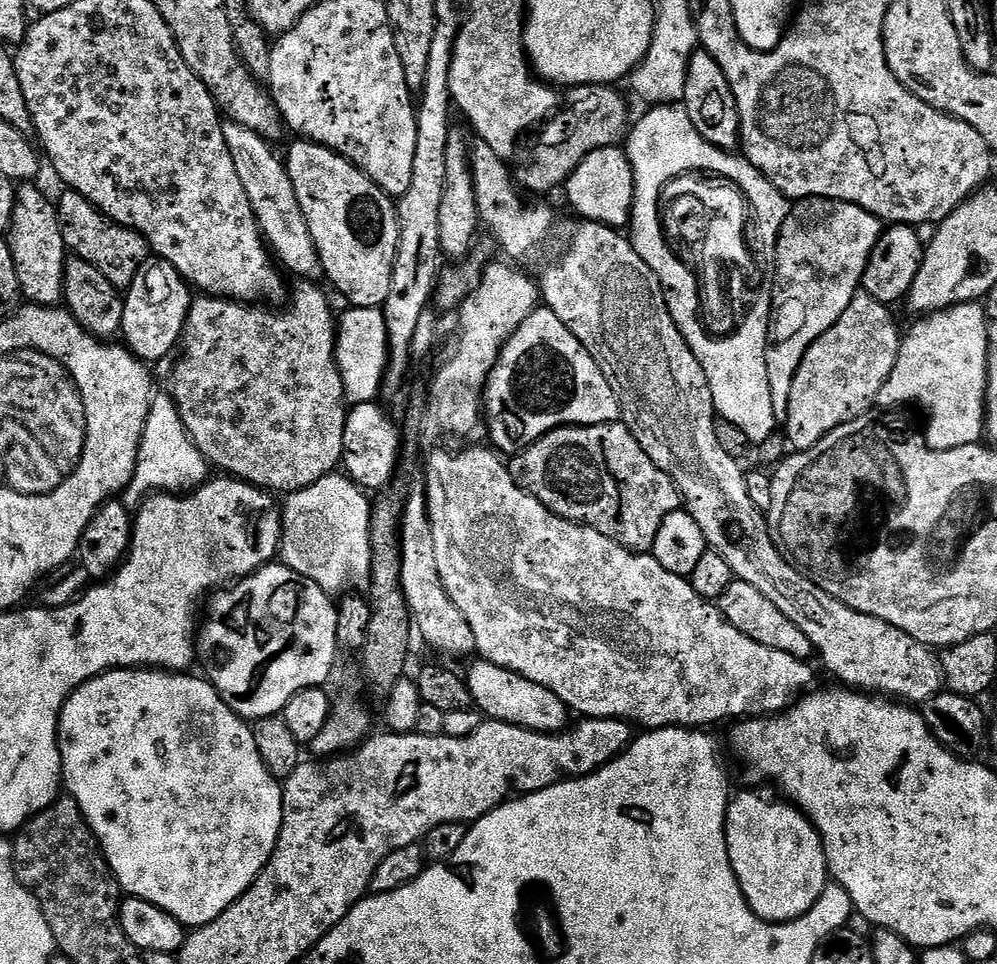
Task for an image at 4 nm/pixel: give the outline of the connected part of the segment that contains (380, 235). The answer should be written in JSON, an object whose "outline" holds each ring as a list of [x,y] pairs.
{"outline":[[[303,138],[297,139],[295,142],[297,144],[290,145],[288,148],[288,156],[286,155],[288,177],[294,186],[294,194],[298,198],[298,206],[306,218],[306,226],[310,230],[310,238],[314,238],[314,246],[320,255],[320,266],[323,275],[325,277],[328,275],[329,282],[349,300],[347,303],[351,305],[351,307],[380,308],[386,302],[386,298],[390,298],[392,271],[394,270],[396,251],[398,250],[398,242],[400,241],[400,217],[393,197],[387,196],[362,169],[357,168],[356,165],[353,164],[351,160],[347,160],[345,156],[340,156],[337,152],[332,152],[326,146],[314,144],[312,141]]]}

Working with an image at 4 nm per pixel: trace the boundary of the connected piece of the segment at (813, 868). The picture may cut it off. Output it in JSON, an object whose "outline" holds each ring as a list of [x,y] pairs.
{"outline":[[[746,790],[729,801],[724,823],[731,868],[738,878],[747,904],[760,918],[775,924],[796,920],[806,914],[830,880],[820,832],[797,806],[779,799],[775,801],[772,795],[760,790]]]}

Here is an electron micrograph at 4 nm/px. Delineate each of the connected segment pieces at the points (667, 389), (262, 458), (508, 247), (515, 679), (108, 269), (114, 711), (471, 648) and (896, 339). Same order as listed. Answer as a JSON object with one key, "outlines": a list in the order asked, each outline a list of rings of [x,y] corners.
{"outlines":[[[[580,222],[580,225],[573,230],[572,237],[568,240],[568,253],[553,268],[545,270],[544,277],[539,277],[538,287],[543,303],[554,314],[558,314],[558,318],[562,318],[566,330],[570,330],[570,334],[574,334],[574,338],[578,338],[578,342],[582,342],[582,346],[592,355],[596,365],[602,370],[602,374],[606,374],[606,378],[610,382],[610,386],[620,403],[620,415],[623,424],[632,431],[634,438],[642,446],[642,450],[646,450],[650,462],[654,462],[654,466],[658,466],[658,470],[665,472],[676,483],[676,488],[682,497],[683,507],[691,512],[694,522],[698,522],[698,530],[702,530],[705,545],[711,551],[722,554],[722,558],[726,558],[726,562],[730,562],[730,570],[732,571],[733,577],[742,582],[750,583],[755,589],[760,590],[766,598],[770,598],[770,601],[774,602],[774,606],[790,622],[798,626],[798,629],[802,630],[803,634],[806,634],[806,638],[812,643],[813,649],[818,653],[818,656],[820,654],[821,658],[824,659],[825,666],[840,679],[837,681],[841,685],[847,686],[852,690],[863,690],[868,694],[879,694],[885,698],[899,698],[901,701],[907,702],[912,706],[923,706],[930,698],[938,695],[945,687],[944,671],[940,669],[939,655],[933,649],[922,642],[918,642],[914,638],[910,638],[910,634],[906,634],[902,630],[898,630],[894,626],[882,622],[882,618],[874,618],[870,614],[862,614],[858,610],[854,610],[850,606],[838,602],[838,598],[826,594],[826,590],[819,588],[809,576],[803,576],[776,549],[776,544],[772,541],[772,535],[768,533],[768,521],[765,513],[759,510],[759,508],[756,508],[754,502],[750,500],[746,472],[745,469],[740,469],[743,468],[741,461],[730,458],[730,454],[726,454],[726,450],[722,450],[722,445],[718,443],[718,434],[716,433],[716,421],[718,417],[716,415],[716,407],[714,406],[714,398],[711,397],[710,382],[707,381],[702,366],[699,365],[698,360],[691,353],[690,346],[686,344],[686,340],[679,333],[674,318],[670,316],[670,310],[666,306],[663,288],[659,284],[654,270],[650,270],[650,266],[646,266],[646,262],[642,262],[642,258],[638,258],[631,239],[623,231],[608,227],[605,224]]],[[[301,279],[296,289],[291,289],[292,305],[285,312],[271,312],[268,306],[253,306],[241,304],[223,298],[200,294],[193,299],[192,309],[188,311],[188,321],[184,327],[182,337],[182,352],[184,348],[184,361],[176,368],[172,376],[172,389],[170,395],[176,402],[176,409],[182,418],[184,428],[188,432],[198,450],[207,458],[209,465],[221,468],[221,473],[237,480],[244,480],[256,488],[265,489],[273,494],[291,494],[314,486],[322,478],[333,475],[341,467],[344,458],[344,427],[348,417],[344,383],[340,367],[336,364],[336,334],[338,320],[332,317],[332,304],[328,296],[319,288],[319,283]]],[[[483,142],[471,145],[472,181],[478,202],[481,225],[496,235],[496,240],[508,252],[540,252],[548,244],[548,239],[556,232],[556,212],[548,204],[532,204],[528,208],[520,197],[521,189],[514,183],[514,176],[508,173],[505,161],[490,146]]],[[[483,658],[477,661],[468,676],[466,672],[466,683],[473,705],[487,719],[529,728],[532,732],[563,732],[569,727],[570,709],[562,702],[562,698],[558,698],[558,694],[554,694],[554,690],[546,690],[546,686],[538,686],[538,682],[530,682],[530,678],[499,668]]],[[[64,190],[55,205],[65,249],[71,255],[90,262],[90,266],[98,269],[105,278],[110,278],[110,282],[118,290],[127,290],[138,275],[138,270],[142,270],[142,262],[146,262],[150,255],[144,236],[132,228],[114,222],[77,192]]],[[[118,668],[110,672],[103,672],[100,676],[88,680],[82,686],[78,686],[73,690],[68,701],[64,703],[64,709],[60,711],[60,725],[58,726],[60,757],[62,758],[62,766],[64,767],[63,787],[66,789],[67,795],[73,796],[78,802],[82,814],[88,819],[88,825],[92,828],[92,833],[96,835],[96,841],[100,843],[100,849],[104,852],[104,856],[108,860],[108,865],[112,868],[112,873],[116,876],[116,881],[120,883],[121,889],[128,896],[137,896],[154,906],[158,906],[162,910],[166,910],[166,914],[170,914],[188,930],[195,930],[201,928],[204,924],[214,922],[214,918],[221,916],[260,877],[260,872],[268,865],[268,860],[272,857],[272,851],[276,848],[276,843],[280,837],[282,818],[284,817],[284,790],[281,781],[272,776],[270,770],[262,762],[262,754],[258,754],[258,746],[254,742],[252,728],[249,727],[238,713],[230,710],[230,706],[220,696],[219,690],[213,684],[207,679],[199,680],[198,677],[192,675],[177,674],[167,670],[133,670],[131,668]]],[[[412,490],[409,493],[400,526],[402,590],[419,639],[421,636],[434,651],[445,652],[448,656],[473,655],[476,652],[474,630],[470,630],[470,622],[462,618],[462,610],[454,606],[450,594],[446,594],[442,574],[438,574],[437,551],[434,550],[434,534],[428,517],[428,497],[423,491]]],[[[856,292],[842,318],[806,350],[806,358],[794,374],[786,421],[788,440],[795,451],[805,452],[838,426],[873,411],[878,390],[886,386],[900,353],[902,328],[896,325],[892,312],[889,305],[878,302],[870,293]]]]}

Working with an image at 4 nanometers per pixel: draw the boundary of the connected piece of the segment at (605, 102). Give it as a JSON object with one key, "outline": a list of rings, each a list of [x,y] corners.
{"outline":[[[598,84],[587,89],[588,96],[584,96],[573,108],[561,107],[539,129],[540,145],[532,152],[532,161],[518,172],[518,180],[525,189],[529,188],[532,192],[552,192],[564,186],[574,174],[576,168],[588,154],[594,150],[602,150],[603,147],[614,147],[623,145],[630,131],[630,119],[628,120],[628,104],[624,101],[624,96],[619,92],[619,87]]]}

